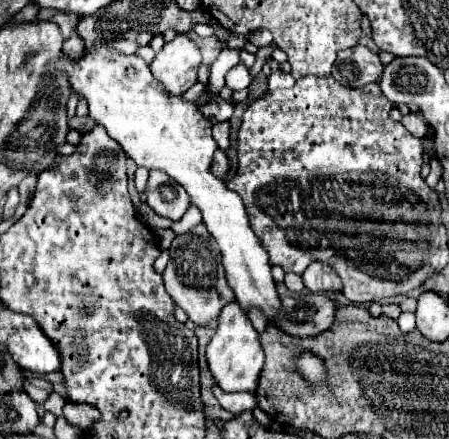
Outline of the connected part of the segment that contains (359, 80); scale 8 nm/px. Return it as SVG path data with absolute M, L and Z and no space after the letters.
M356 45L352 49L340 51L332 67L332 77L348 87L364 87L368 83L378 83L382 71L384 65L380 57L368 47Z

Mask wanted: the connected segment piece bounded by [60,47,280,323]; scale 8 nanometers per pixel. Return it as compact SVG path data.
M96 47L86 49L78 65L64 59L60 67L68 71L74 93L88 99L88 115L106 127L108 135L122 145L124 153L132 157L138 167L166 171L186 189L192 205L200 209L204 225L218 243L226 281L240 307L244 311L260 309L268 323L276 323L280 295L276 293L276 283L272 279L268 251L256 237L240 195L230 191L226 183L212 173L212 157L218 143L212 137L212 123L198 111L198 105L168 95L164 87L152 79L148 63L136 53L122 55L108 47Z

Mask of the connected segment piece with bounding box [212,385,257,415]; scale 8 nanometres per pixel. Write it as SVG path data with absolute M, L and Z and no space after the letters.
M214 385L212 391L214 391L214 397L218 399L218 403L220 403L226 411L230 411L230 413L234 413L234 415L240 415L240 413L244 413L244 411L248 411L248 409L254 409L254 407L257 407L254 393L226 393L226 391L222 391L218 385Z

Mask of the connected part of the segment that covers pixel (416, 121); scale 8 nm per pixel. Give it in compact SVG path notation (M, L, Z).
M416 113L404 115L404 117L402 117L402 125L404 125L414 137L418 137L418 139L424 139L426 133L428 133L426 121L424 121L420 115L416 115Z

